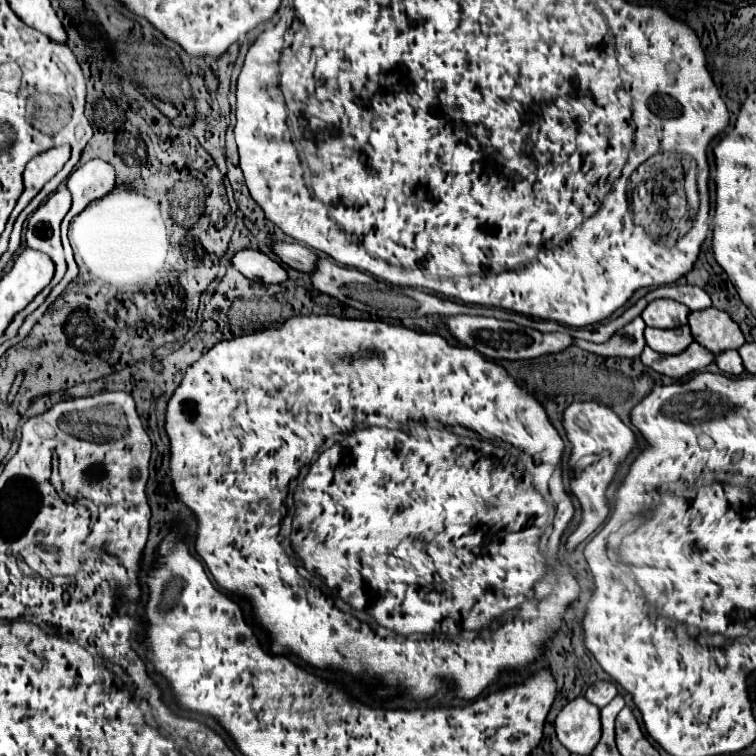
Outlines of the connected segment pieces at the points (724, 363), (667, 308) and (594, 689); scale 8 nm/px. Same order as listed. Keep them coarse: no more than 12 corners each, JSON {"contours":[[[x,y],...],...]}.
{"contours":[[[724,351],[714,357],[722,373],[742,375],[744,365],[738,351]],[[654,299],[640,317],[648,327],[688,323],[690,309],[674,299]],[[596,681],[584,693],[592,705],[602,709],[616,695],[608,681]]]}

